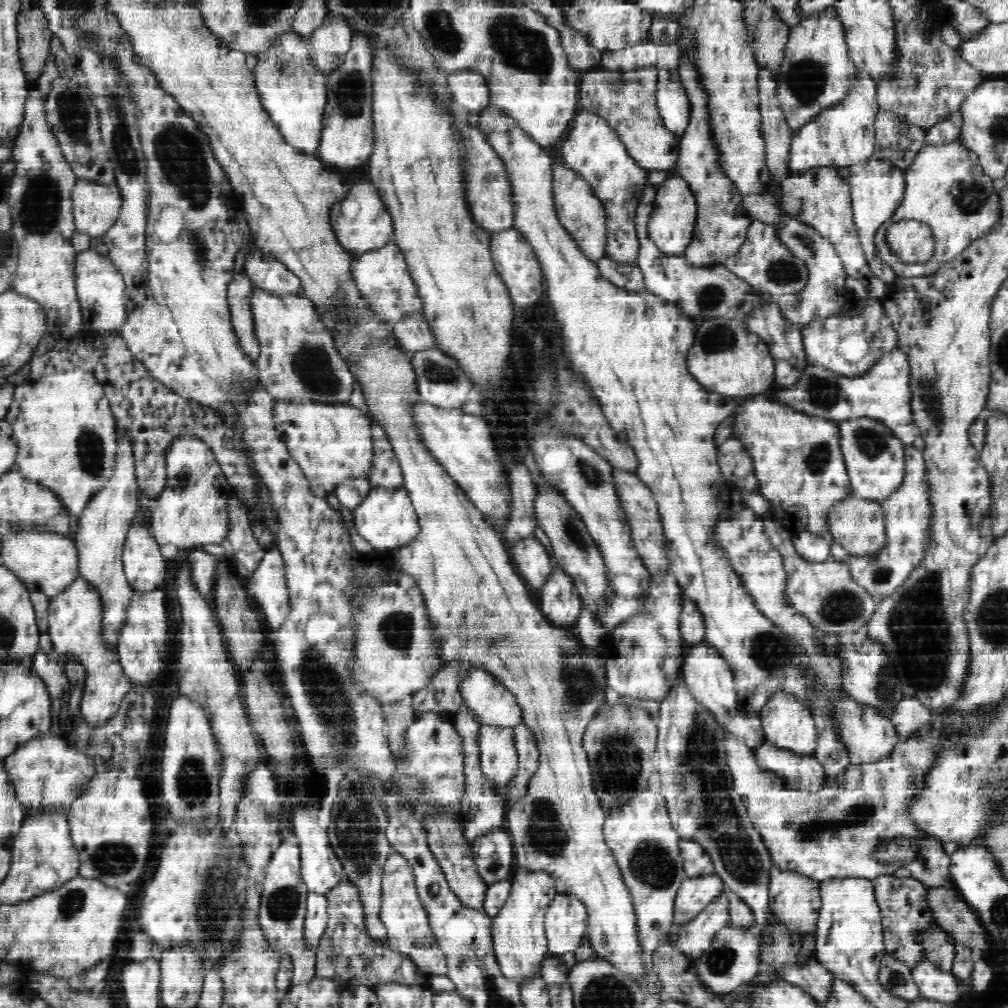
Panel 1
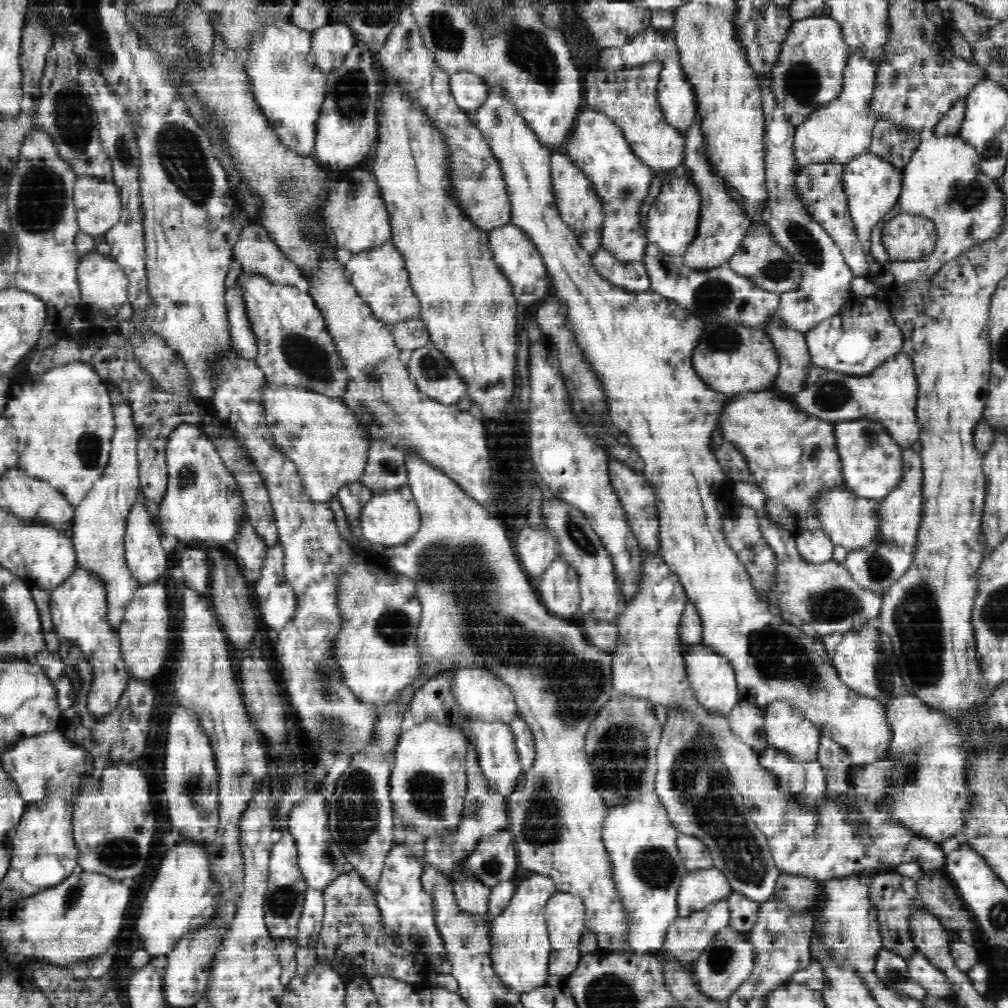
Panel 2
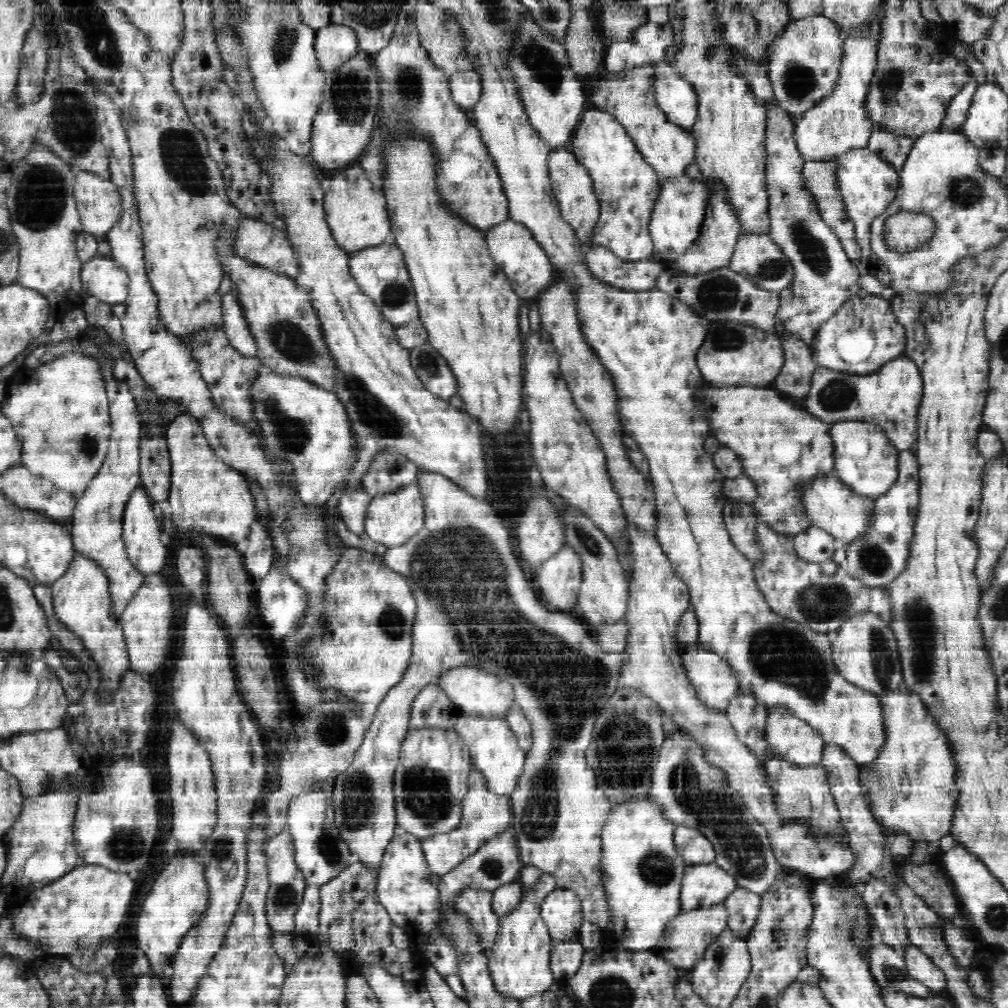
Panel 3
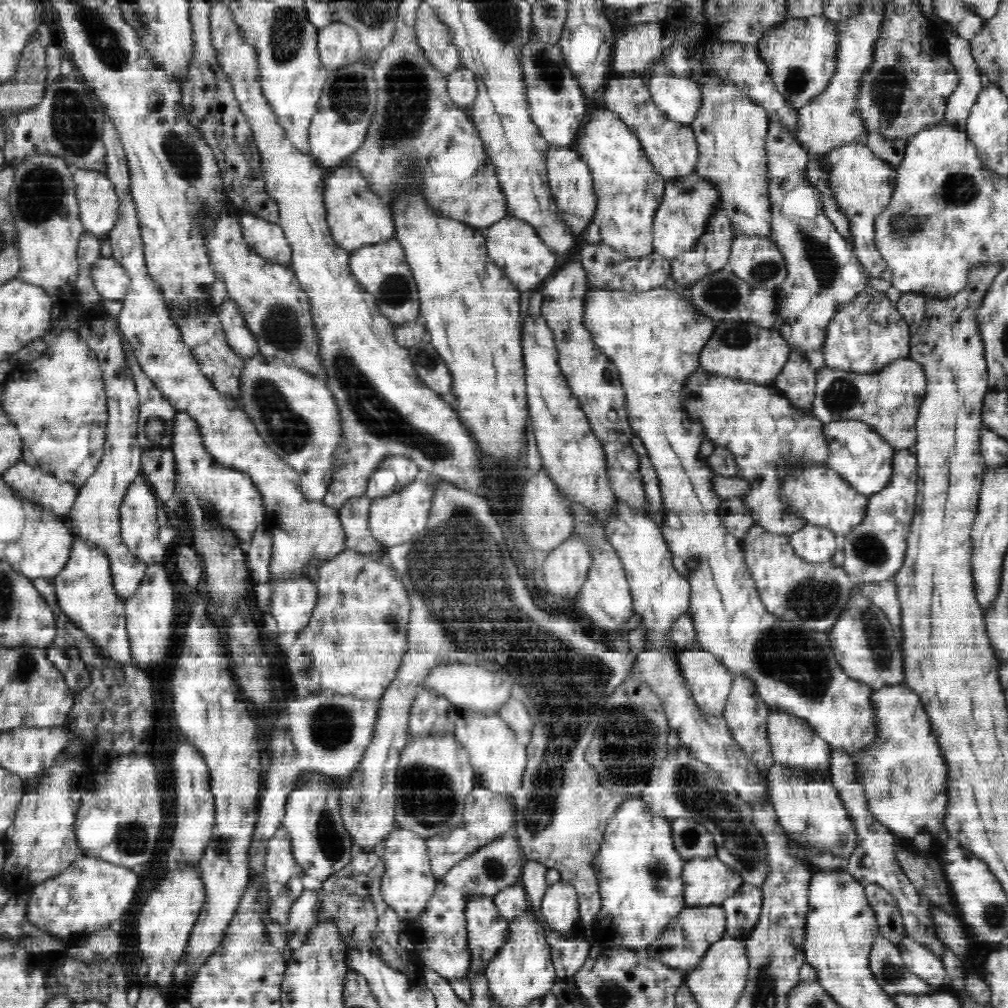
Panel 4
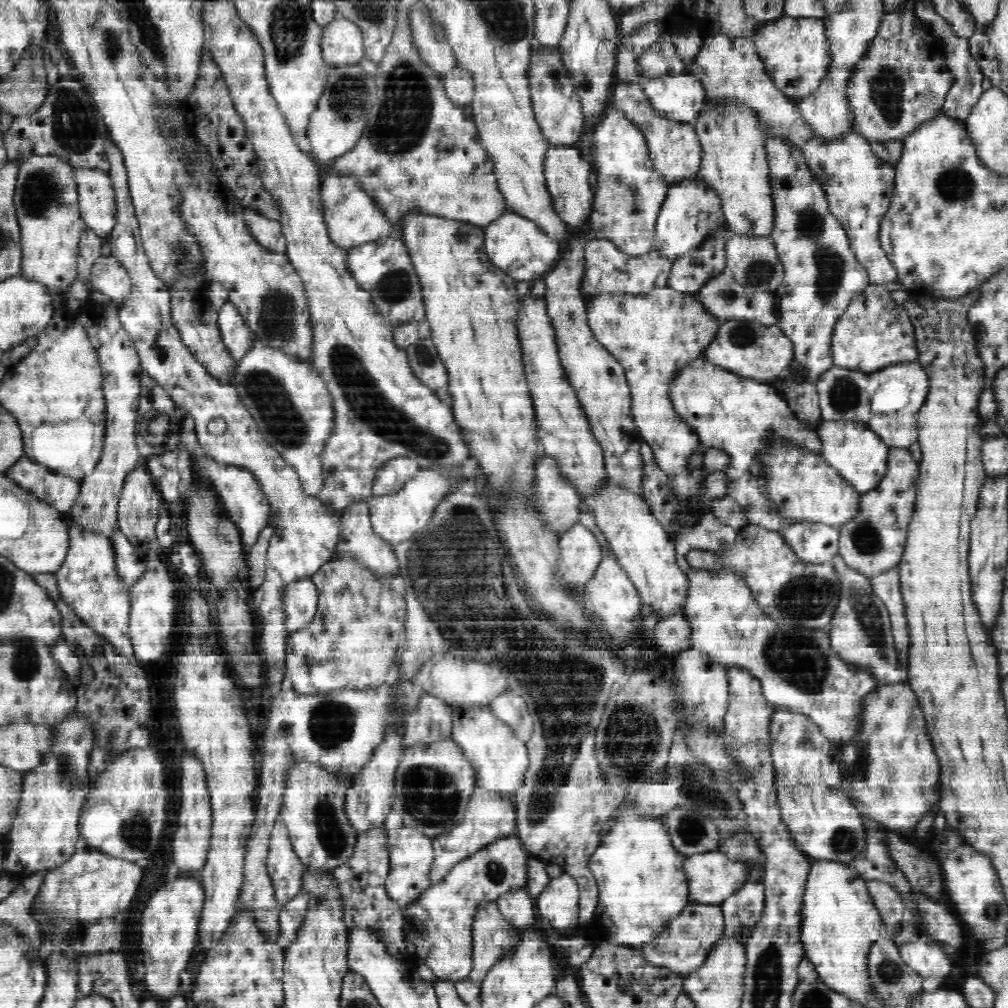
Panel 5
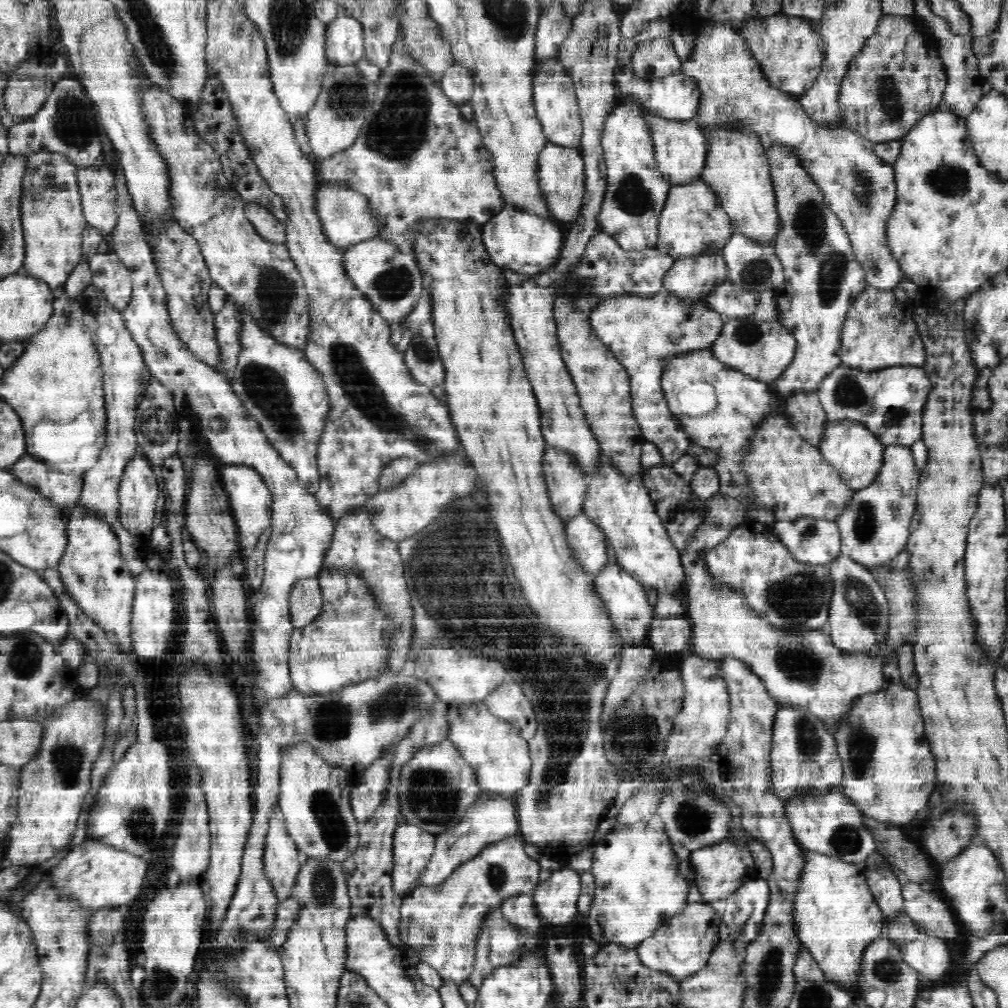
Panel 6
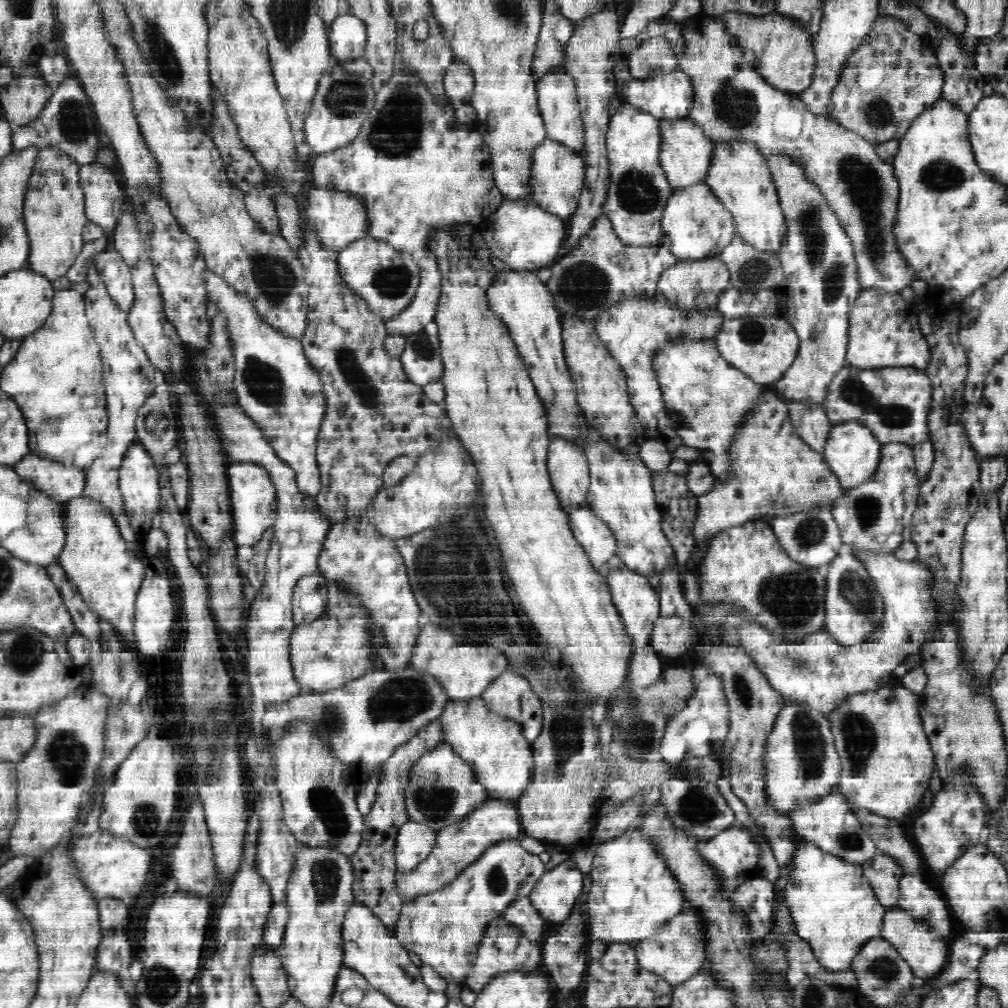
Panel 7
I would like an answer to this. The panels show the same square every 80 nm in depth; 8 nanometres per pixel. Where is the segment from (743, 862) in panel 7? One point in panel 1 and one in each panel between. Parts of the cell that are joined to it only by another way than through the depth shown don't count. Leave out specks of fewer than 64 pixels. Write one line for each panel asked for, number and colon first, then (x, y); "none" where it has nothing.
1: (695, 893)
2: (698, 889)
3: (704, 885)
4: (708, 881)
5: (713, 876)
6: (720, 867)

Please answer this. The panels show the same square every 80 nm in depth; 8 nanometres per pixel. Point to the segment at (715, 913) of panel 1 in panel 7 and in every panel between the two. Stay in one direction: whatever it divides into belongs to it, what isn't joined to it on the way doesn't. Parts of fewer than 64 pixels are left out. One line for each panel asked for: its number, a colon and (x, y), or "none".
2: (686, 938)
3: (688, 935)
4: (688, 936)
5: (683, 946)
6: (681, 948)
7: (675, 953)

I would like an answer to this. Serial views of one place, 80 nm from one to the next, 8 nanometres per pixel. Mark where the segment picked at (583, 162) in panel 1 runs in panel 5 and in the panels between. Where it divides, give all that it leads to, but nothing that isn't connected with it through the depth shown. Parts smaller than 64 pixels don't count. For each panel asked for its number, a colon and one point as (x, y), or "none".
2: (624, 184)
3: (627, 187)
4: (628, 190)
5: (629, 193)

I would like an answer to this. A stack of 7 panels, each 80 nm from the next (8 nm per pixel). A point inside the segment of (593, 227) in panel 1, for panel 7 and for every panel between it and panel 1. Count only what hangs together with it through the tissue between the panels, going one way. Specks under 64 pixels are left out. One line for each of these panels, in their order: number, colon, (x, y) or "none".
2: (579, 206)
3: (573, 188)
4: (571, 184)
5: (566, 173)
6: (561, 170)
7: (557, 174)

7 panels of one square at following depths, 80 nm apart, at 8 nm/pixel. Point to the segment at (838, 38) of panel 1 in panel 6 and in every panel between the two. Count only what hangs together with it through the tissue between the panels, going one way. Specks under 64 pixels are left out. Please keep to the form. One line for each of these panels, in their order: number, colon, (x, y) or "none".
2: (809, 72)
3: (804, 60)
4: (800, 55)
5: (794, 53)
6: (788, 49)

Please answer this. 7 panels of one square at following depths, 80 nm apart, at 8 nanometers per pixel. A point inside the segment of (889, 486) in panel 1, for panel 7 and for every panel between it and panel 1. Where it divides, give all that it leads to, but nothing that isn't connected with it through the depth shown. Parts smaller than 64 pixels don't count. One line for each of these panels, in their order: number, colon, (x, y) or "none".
2: (871, 460)
3: (865, 460)
4: (861, 456)
5: (858, 454)
6: (856, 454)
7: (852, 451)

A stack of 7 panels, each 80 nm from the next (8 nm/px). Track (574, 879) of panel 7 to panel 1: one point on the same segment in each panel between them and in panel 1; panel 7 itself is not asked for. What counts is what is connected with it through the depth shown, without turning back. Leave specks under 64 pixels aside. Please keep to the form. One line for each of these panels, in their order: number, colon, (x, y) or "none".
1: (566, 924)
2: (564, 913)
3: (561, 910)
4: (560, 904)
5: (558, 904)
6: (555, 899)

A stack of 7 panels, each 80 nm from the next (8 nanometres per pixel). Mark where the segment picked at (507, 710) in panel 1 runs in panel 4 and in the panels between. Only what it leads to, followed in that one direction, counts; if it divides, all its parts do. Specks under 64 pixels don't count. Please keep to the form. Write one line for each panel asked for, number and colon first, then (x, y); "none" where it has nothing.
2: (480, 693)
3: (474, 691)
4: (472, 687)

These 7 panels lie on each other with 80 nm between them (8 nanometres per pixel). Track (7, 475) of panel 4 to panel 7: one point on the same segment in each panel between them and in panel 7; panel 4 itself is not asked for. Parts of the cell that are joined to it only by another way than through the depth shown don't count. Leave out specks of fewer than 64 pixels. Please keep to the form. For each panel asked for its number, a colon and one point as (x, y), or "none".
5: (60, 492)
6: (63, 489)
7: (62, 482)

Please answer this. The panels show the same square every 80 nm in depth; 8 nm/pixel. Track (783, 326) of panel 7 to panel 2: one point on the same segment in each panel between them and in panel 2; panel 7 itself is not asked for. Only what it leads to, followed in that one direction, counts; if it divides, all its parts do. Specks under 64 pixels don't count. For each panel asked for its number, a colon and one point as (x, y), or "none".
2: (731, 358)
3: (735, 354)
4: (739, 349)
5: (761, 352)
6: (762, 350)

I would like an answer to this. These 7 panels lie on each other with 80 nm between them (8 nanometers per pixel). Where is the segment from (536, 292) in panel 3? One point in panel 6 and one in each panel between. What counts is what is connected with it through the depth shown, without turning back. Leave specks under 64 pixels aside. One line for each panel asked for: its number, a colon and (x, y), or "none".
4: (513, 245)
5: (519, 246)
6: (526, 243)

